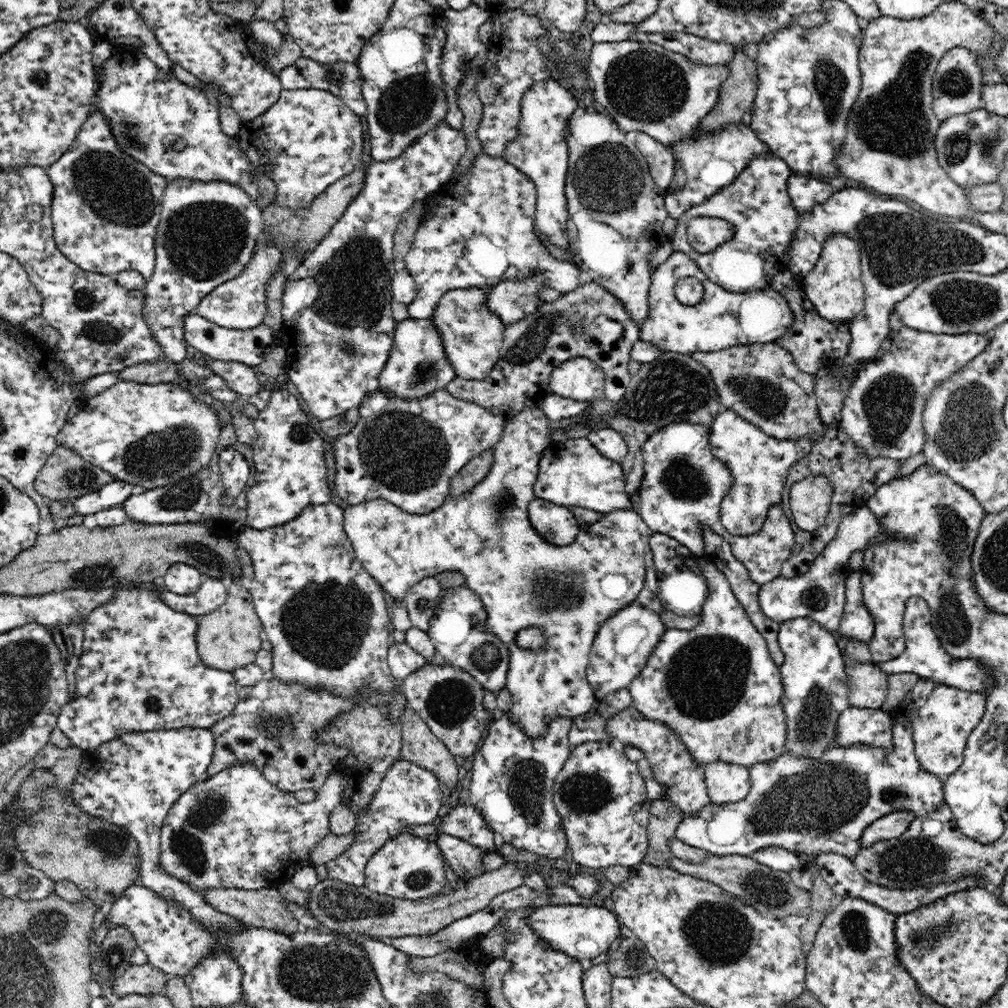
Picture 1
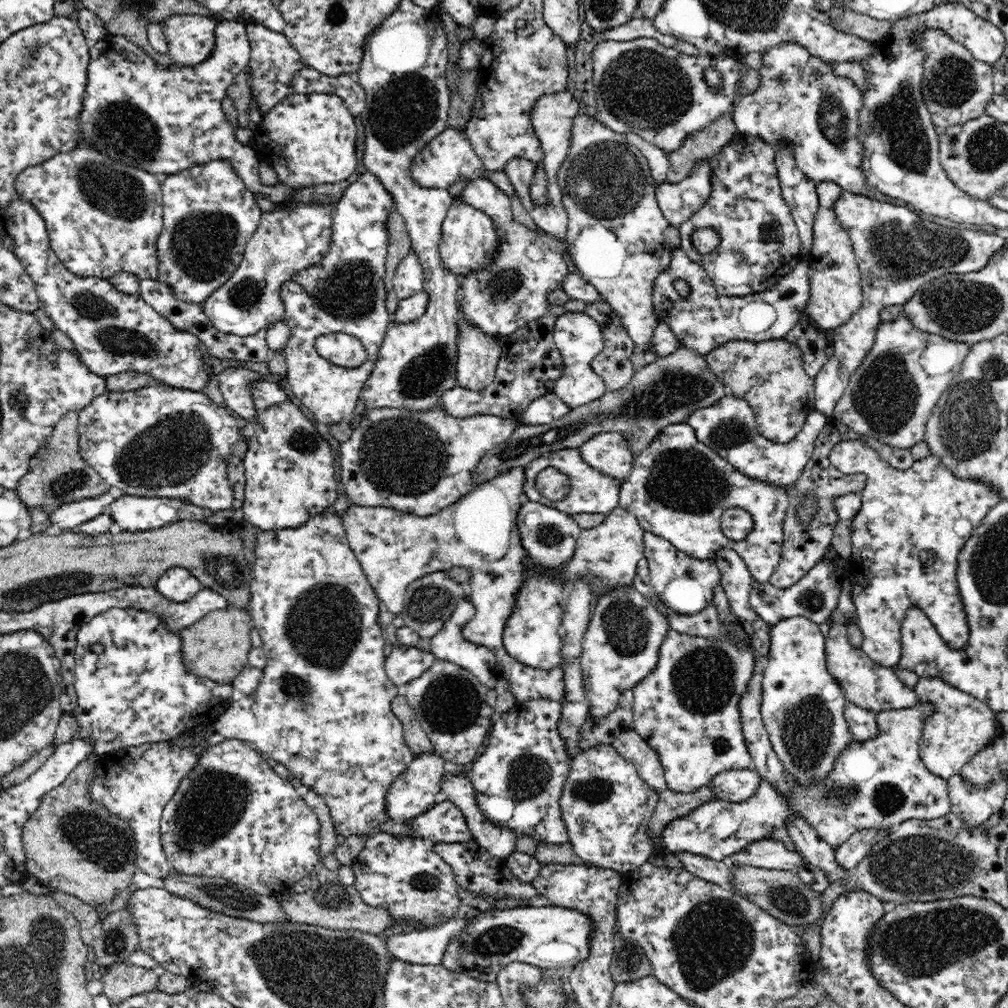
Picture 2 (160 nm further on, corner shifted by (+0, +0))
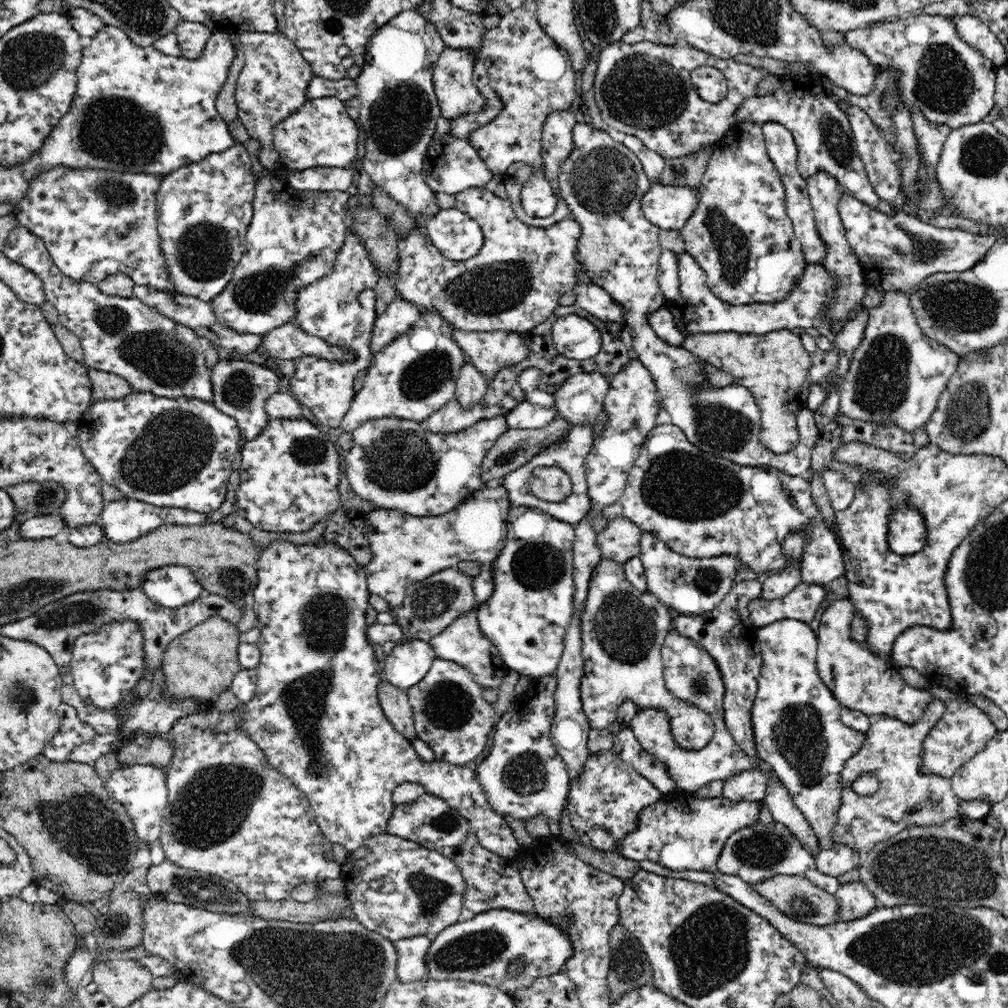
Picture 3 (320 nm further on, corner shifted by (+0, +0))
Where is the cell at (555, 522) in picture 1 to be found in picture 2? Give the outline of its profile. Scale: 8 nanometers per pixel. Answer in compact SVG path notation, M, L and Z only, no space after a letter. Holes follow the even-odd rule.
M529 500L522 502L516 523L525 556L529 559L523 562L525 579L515 594L515 607L503 630L504 648L512 659L532 668L548 670L561 664L561 624L569 590L556 572L572 558L581 529L560 509Z

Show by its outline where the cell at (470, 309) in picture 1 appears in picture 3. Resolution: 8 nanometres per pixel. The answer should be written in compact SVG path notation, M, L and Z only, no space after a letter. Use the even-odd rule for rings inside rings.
M469 360L465 361L456 380L455 400L470 409L482 401L488 388L488 379Z

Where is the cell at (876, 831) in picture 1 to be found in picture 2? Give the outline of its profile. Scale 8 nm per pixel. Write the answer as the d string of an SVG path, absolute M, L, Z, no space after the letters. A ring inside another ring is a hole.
M868 828L868 830L856 831L846 842L835 848L836 863L848 871L856 868L872 847L888 833L890 828L884 828L884 830Z

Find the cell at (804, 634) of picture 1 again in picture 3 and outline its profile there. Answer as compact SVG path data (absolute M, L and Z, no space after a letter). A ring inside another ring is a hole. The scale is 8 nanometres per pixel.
M784 619L777 620L772 624L767 624L766 626L759 627L757 632L757 641L761 646L762 654L762 665L757 676L758 688L754 699L754 704L751 710L752 726L754 731L755 740L755 751L757 760L763 760L770 765L770 768L774 769L777 778L781 780L781 783L788 789L789 795L791 796L792 802L800 810L804 818L811 824L812 830L819 840L819 847L822 850L828 850L828 848L834 847L834 839L830 837L832 834L832 828L836 824L836 814L838 814L838 808L842 802L842 785L840 785L840 774L842 768L844 768L844 763L849 758L852 758L859 750L862 748L864 741L866 740L864 733L858 733L853 731L852 728L846 726L840 718L841 708L843 707L829 690L824 681L820 678L818 674L818 669L816 667L816 656L817 656L817 636L814 630L810 627L809 623L805 623L801 620L794 619Z

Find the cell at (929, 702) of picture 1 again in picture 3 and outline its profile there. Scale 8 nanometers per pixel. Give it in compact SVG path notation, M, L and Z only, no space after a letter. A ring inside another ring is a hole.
M929 685L925 690L935 699L946 703L946 712L936 726L924 738L922 746L922 771L928 774L936 774L949 779L963 764L974 758L981 750L986 748L989 740L997 733L994 723L980 710L976 708L964 693L952 692L943 686Z

